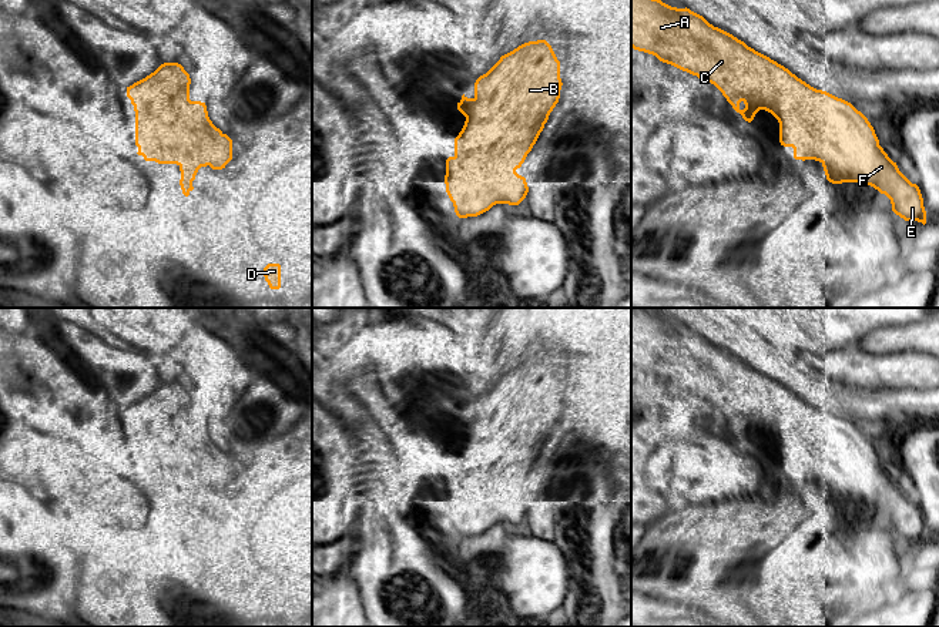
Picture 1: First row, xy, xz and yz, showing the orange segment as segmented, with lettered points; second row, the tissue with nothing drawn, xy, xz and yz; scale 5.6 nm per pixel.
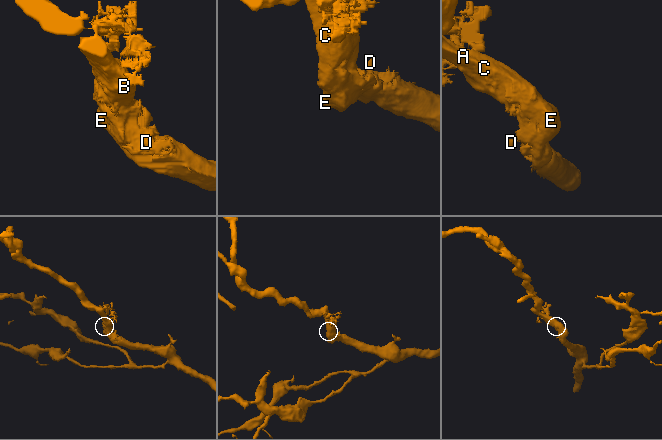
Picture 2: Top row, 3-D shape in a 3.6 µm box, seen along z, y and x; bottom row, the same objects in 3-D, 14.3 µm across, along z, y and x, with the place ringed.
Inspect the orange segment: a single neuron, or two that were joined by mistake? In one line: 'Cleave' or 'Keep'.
Keep

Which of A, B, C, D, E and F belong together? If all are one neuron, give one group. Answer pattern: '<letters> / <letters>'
A B C D E F

